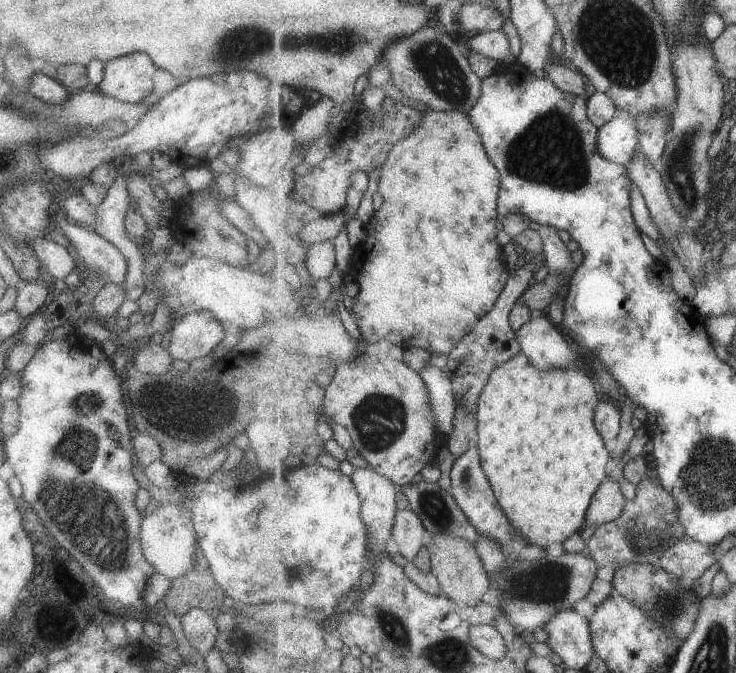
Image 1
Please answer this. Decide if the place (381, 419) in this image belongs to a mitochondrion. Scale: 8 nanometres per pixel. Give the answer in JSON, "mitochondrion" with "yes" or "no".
{"mitochondrion":"yes"}

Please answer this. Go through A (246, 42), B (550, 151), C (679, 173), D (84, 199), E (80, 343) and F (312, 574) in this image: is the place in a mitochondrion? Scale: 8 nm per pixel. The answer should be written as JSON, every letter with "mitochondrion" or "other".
{"A":"mitochondrion","B":"mitochondrion","C":"mitochondrion","D":"other","E":"other","F":"mitochondrion"}

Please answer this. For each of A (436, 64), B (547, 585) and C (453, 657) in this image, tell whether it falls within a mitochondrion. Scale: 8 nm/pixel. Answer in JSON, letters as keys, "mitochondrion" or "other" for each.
{"A":"mitochondrion","B":"mitochondrion","C":"mitochondrion"}

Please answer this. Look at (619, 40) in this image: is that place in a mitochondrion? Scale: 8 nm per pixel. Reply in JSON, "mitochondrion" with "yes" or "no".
{"mitochondrion":"yes"}

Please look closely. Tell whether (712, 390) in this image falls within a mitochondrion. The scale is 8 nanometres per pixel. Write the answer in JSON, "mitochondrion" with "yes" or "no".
{"mitochondrion":"no"}

